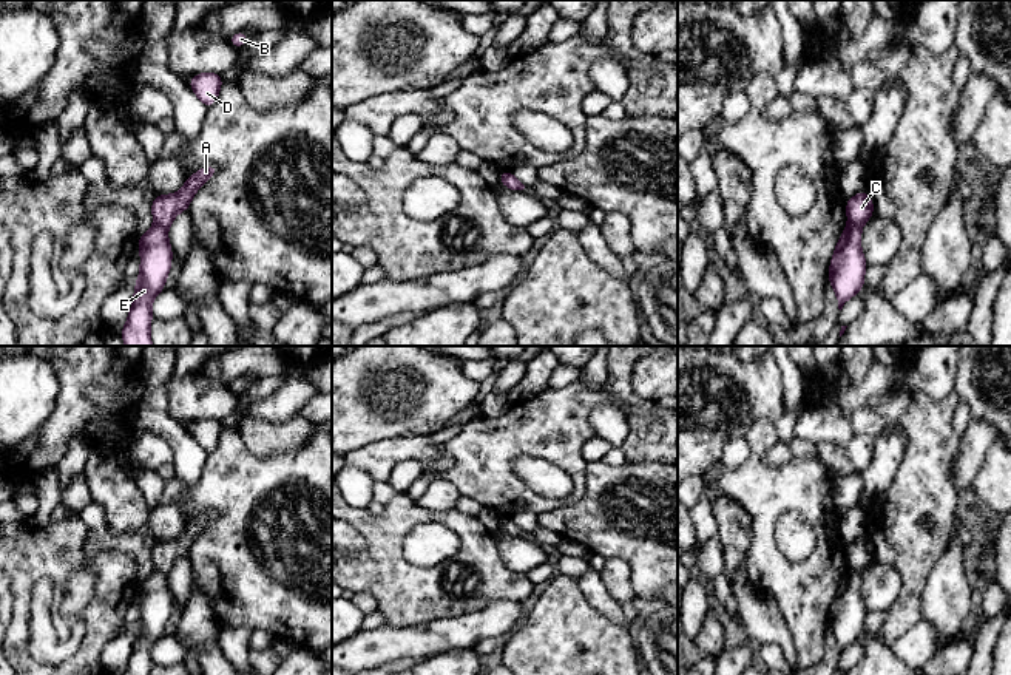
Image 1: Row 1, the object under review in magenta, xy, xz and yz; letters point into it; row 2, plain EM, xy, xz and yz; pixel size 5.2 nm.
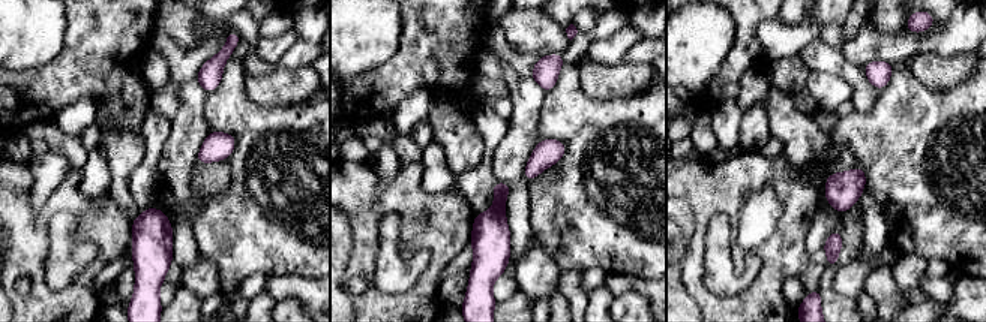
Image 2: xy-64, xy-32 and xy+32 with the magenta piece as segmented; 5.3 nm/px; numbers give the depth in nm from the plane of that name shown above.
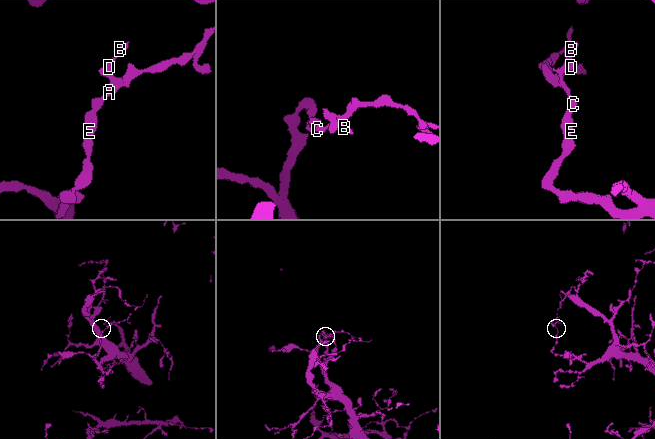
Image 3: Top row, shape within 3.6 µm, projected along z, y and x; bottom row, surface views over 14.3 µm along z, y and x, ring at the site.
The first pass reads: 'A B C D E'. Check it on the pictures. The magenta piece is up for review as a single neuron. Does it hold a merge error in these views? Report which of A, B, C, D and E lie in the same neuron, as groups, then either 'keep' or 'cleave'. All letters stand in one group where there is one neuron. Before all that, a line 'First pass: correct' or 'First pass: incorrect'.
First pass: correct
groups A B C D E; keep

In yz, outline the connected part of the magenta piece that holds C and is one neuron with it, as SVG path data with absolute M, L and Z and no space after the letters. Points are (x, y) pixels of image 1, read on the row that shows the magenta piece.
M858 192L846 201L849 224L843 230L829 267L829 283L832 284L838 309L864 287L864 270L867 263L860 247L861 227L874 216L874 204L871 195Z

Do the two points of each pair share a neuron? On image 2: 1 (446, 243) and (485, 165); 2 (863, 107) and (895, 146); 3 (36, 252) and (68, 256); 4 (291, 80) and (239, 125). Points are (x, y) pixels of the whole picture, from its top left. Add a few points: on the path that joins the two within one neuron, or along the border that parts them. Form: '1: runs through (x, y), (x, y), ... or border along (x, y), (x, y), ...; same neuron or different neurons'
1: border along (461, 190), (474, 214); different neurons
2: border along (877, 90), (872, 107), (866, 113), (854, 113); different neurons
3: border along (51, 219), (48, 225), (47, 256), (48, 288); different neurons
4: border along (243, 75), (243, 87), (255, 102), (296, 105); different neurons

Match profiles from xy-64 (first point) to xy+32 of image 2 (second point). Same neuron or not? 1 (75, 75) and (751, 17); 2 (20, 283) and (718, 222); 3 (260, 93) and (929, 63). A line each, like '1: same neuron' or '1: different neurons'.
1: same neuron
2: different neurons
3: same neuron

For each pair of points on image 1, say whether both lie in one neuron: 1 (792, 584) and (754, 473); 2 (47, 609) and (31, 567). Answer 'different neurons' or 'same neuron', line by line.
1: same neuron
2: different neurons

